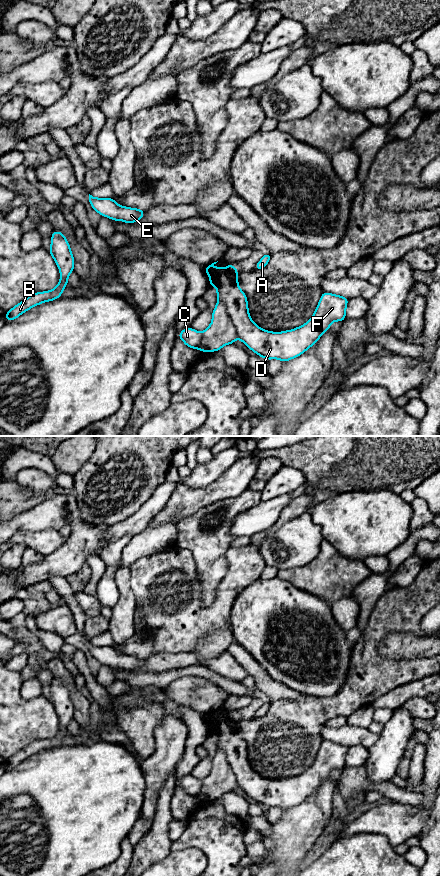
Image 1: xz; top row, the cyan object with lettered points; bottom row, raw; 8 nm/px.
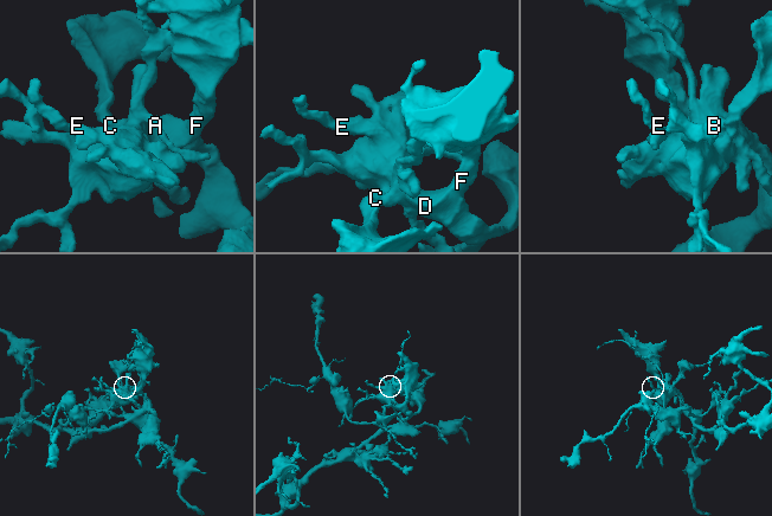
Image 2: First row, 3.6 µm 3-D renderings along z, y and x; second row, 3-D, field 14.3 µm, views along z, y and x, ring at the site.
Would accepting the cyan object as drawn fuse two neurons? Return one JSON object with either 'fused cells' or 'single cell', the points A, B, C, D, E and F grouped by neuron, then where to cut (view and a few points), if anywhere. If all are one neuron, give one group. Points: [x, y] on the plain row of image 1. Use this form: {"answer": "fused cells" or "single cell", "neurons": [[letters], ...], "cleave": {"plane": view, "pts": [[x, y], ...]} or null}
{"answer": "fused cells", "neurons": [["A"], ["B", "C", "D", "E", "F"]], "cleave": {"plane": "xz", "pts": [[219, 747], [224, 753], [238, 785]]}}

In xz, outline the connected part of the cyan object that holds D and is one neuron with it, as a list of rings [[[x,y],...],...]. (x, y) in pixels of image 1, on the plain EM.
[[[217,710],[204,715],[209,723],[210,732],[217,737],[217,747],[222,749],[227,761],[236,777],[238,786],[257,803],[270,807],[279,807],[286,810],[297,806],[307,797],[313,794],[324,780],[330,777],[330,772],[335,769],[342,770],[346,766],[346,754],[348,746],[323,740],[317,756],[309,769],[293,778],[283,780],[271,780],[257,774],[251,767],[246,742],[239,736],[238,719],[234,713],[228,712],[226,716],[212,715]]]

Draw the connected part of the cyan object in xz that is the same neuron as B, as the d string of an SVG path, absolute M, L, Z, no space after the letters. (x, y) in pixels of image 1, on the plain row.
M60 679L53 680L49 701L60 718L59 732L53 738L37 740L24 747L7 760L5 763L6 769L16 767L22 761L43 750L53 749L63 741L68 732L68 725L74 719L74 706L66 685Z

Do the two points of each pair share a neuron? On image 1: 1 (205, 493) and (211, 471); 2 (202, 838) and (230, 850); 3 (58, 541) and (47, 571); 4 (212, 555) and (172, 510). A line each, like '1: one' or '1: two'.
1: two
2: one
3: two
4: two

